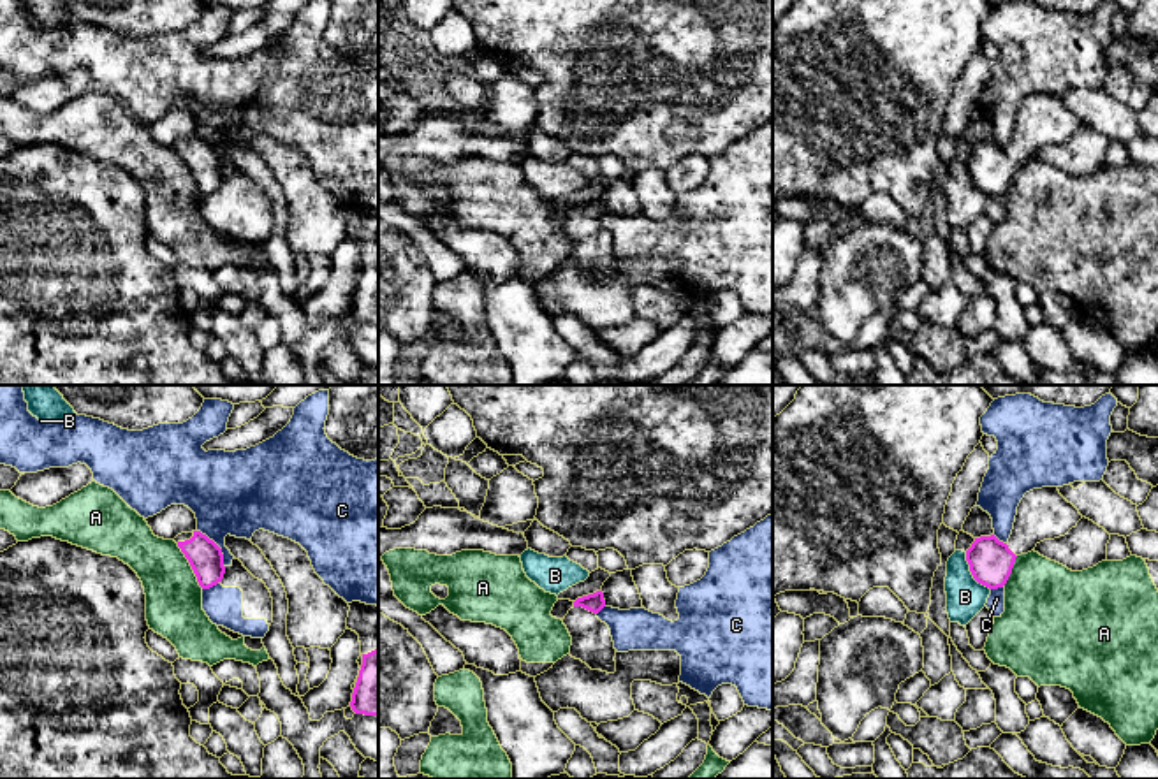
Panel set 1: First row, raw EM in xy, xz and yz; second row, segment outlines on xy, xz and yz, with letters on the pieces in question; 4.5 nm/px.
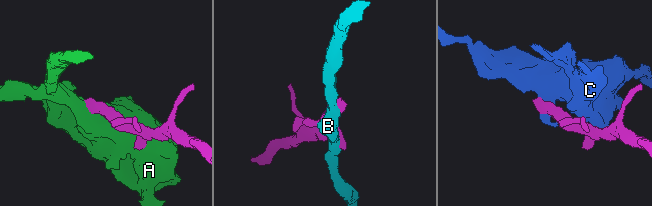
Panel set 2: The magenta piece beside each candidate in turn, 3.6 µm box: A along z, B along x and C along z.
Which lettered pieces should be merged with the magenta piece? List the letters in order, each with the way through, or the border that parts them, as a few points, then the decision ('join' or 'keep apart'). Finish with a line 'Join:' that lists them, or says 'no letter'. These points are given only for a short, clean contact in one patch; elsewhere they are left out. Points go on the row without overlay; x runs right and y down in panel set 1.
A: keep apart
B: keep apart
C: along xy (197, 136), (220, 155), (224, 173) | keep apart
Join: no letter

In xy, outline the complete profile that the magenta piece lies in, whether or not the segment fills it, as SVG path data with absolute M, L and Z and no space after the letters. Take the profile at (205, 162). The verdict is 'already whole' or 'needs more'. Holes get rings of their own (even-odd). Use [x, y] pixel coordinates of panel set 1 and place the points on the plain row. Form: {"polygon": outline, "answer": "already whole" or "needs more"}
{"polygon": "M192 137L178 141L174 148L188 165L202 195L209 195L222 188L225 179L224 160L213 146L201 137Z", "answer": "needs more"}

